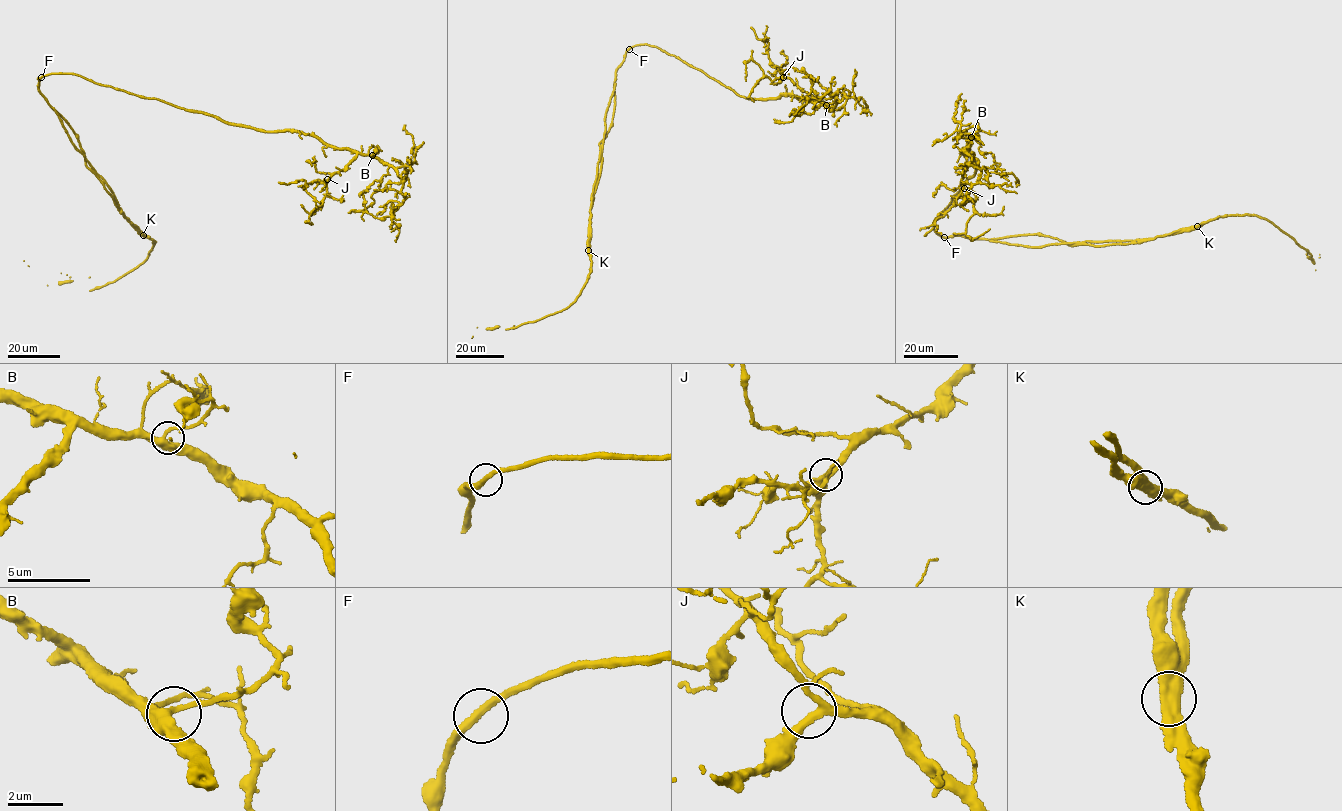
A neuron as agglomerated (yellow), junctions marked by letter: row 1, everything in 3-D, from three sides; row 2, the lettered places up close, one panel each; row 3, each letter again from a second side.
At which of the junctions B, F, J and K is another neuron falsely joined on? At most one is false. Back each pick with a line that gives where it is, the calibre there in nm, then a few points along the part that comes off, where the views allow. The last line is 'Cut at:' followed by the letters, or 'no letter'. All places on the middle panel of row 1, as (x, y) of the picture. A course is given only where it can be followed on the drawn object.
K: at (588, 250); 500 nm thick; foreign part runs (588, 250), (590, 208), (602, 158), (605, 114), (615, 83)
Cut at: K

